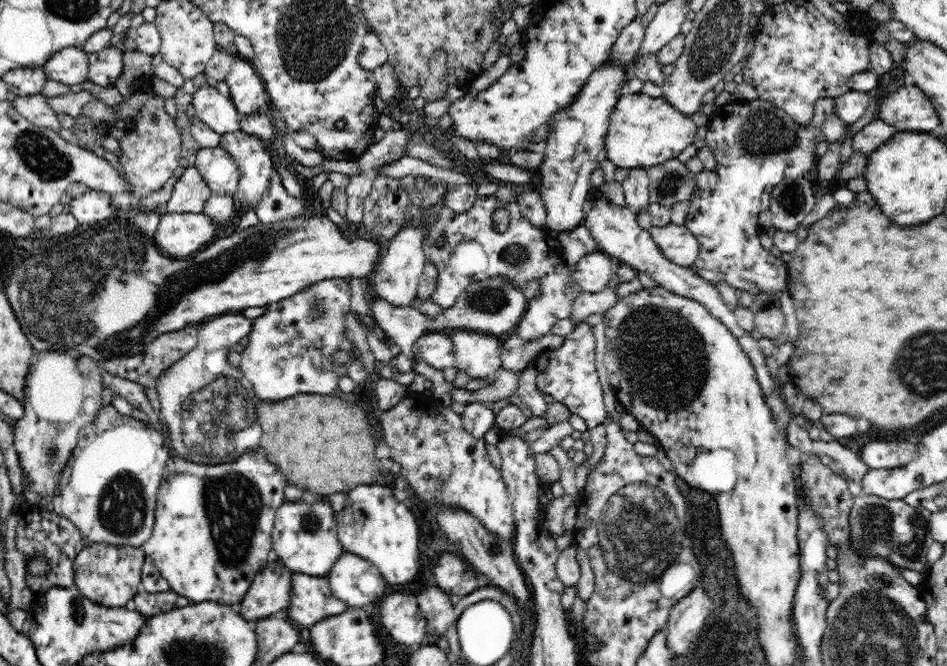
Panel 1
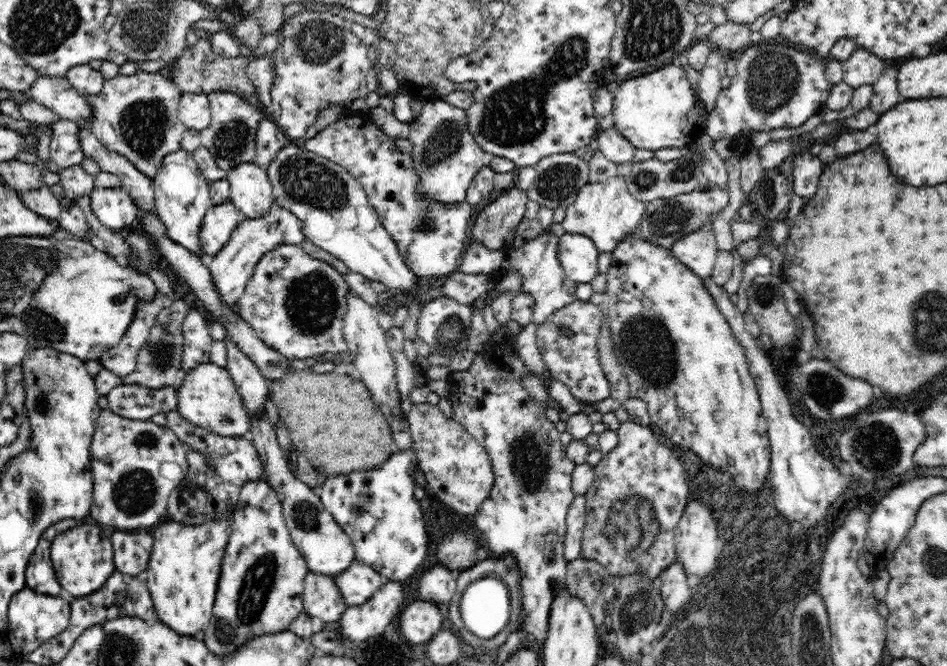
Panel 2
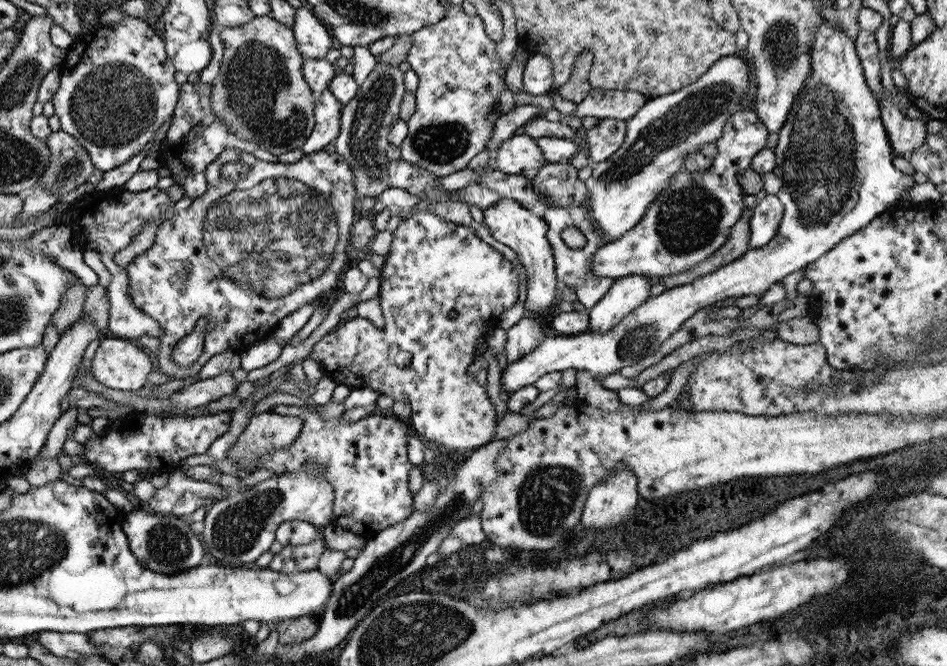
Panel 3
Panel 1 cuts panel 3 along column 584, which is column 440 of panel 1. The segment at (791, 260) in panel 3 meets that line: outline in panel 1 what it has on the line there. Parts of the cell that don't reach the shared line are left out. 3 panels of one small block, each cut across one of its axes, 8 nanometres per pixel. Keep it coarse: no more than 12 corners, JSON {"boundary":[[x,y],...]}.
{"boundary":[[432,332],[418,340],[420,360],[436,370],[456,366],[452,338]]}

